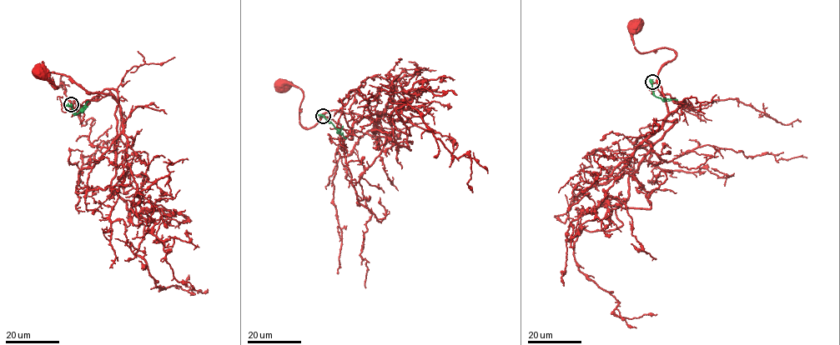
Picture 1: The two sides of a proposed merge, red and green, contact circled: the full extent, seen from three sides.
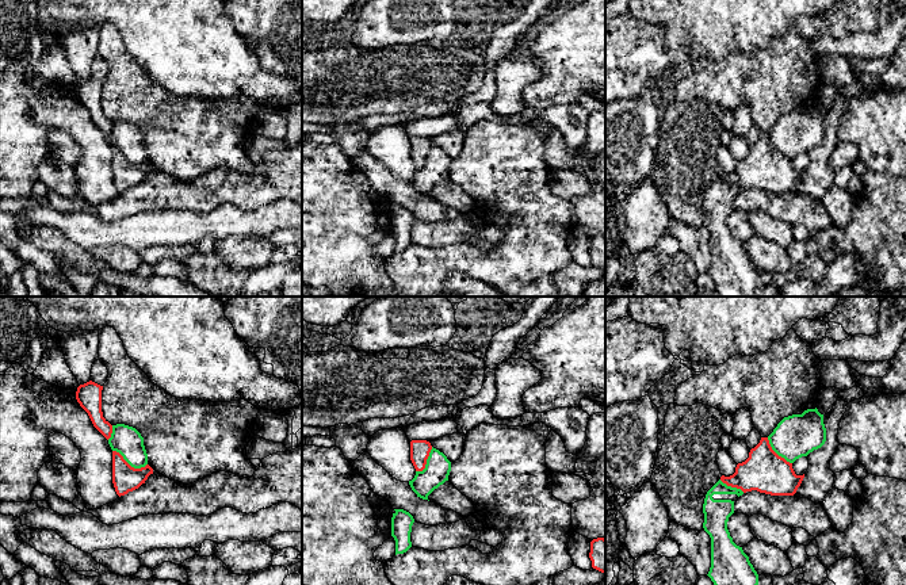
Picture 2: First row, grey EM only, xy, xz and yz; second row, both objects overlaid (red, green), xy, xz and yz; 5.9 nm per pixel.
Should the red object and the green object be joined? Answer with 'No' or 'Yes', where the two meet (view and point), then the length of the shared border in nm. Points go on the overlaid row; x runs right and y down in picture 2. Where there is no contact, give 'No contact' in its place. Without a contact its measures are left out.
No. Touches red at xy (129, 465). Shared border 220 nm

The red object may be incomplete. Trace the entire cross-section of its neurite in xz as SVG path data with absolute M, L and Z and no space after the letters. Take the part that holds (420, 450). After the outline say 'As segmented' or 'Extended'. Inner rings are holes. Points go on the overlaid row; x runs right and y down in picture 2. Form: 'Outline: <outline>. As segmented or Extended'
Outline: M412 440L410 441L410 460L416 469L416 471L423 471L427 464L427 459L432 446L427 440Z. As segmented

